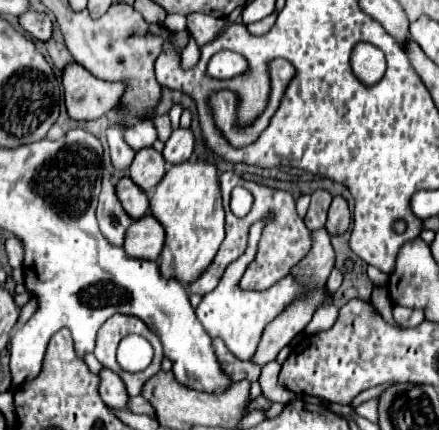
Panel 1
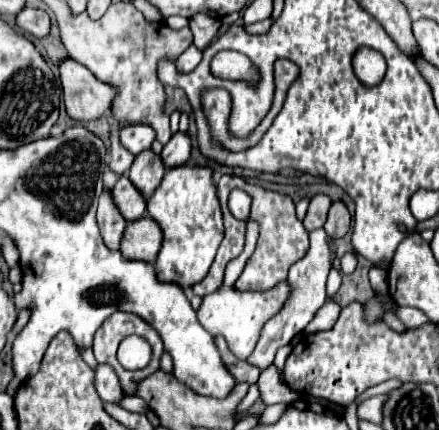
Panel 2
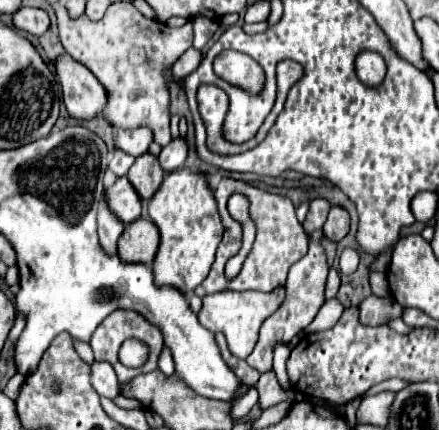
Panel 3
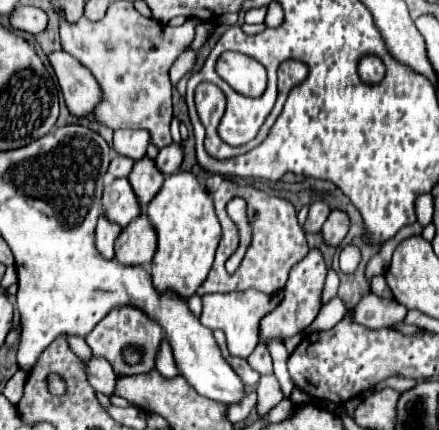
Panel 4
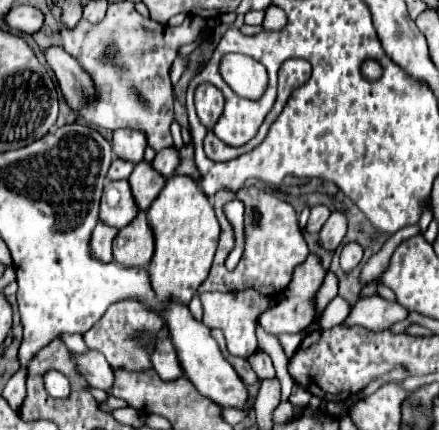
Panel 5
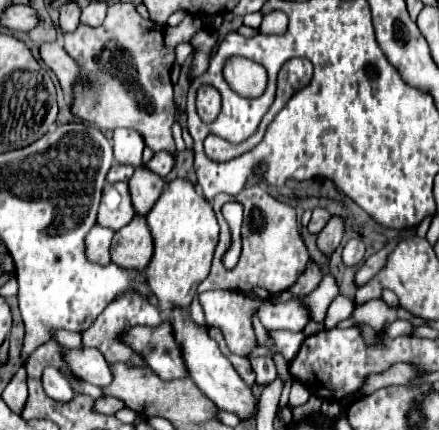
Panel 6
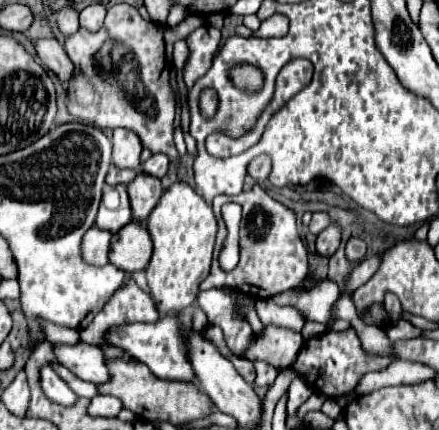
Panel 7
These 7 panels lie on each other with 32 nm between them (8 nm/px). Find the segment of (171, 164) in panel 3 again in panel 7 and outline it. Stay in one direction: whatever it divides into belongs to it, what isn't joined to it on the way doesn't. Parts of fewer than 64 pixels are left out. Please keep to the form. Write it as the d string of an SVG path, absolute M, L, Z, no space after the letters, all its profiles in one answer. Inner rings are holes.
M154 154L150 160L146 160L146 162L142 164L140 170L142 170L142 172L148 172L148 174L152 174L152 176L162 178L162 176L166 176L168 168L170 168L170 158L168 158L166 154Z

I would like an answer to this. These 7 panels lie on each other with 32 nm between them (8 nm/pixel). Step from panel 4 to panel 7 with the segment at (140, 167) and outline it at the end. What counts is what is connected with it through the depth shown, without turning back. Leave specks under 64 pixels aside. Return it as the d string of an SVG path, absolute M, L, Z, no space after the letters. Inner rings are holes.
M138 172L136 178L128 184L128 196L132 204L132 216L144 222L162 196L162 182L156 176Z

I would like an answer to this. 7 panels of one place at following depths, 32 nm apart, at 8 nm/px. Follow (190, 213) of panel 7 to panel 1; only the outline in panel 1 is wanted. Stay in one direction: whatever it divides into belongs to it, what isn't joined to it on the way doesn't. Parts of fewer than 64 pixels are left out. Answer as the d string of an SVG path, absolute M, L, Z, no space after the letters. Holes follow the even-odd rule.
M200 158L172 164L150 194L150 210L166 230L164 250L158 260L162 274L180 280L182 284L190 284L196 280L198 272L212 262L224 240L224 208L218 168Z

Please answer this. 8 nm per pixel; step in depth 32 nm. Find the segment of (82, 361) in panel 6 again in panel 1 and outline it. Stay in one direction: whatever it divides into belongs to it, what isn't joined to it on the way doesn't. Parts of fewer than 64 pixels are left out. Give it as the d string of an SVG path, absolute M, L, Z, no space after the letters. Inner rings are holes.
M104 368L100 372L100 396L108 404L108 408L128 412L130 394L128 394L122 378L116 376L114 372L110 372L108 368Z

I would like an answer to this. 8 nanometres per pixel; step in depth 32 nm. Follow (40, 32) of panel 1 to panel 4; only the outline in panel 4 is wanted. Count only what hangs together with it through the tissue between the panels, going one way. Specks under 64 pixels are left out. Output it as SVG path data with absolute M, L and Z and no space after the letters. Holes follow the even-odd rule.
M18 6L16 12L10 14L10 24L16 30L24 30L24 32L30 32L30 34L40 34L48 26L48 16L40 8Z

